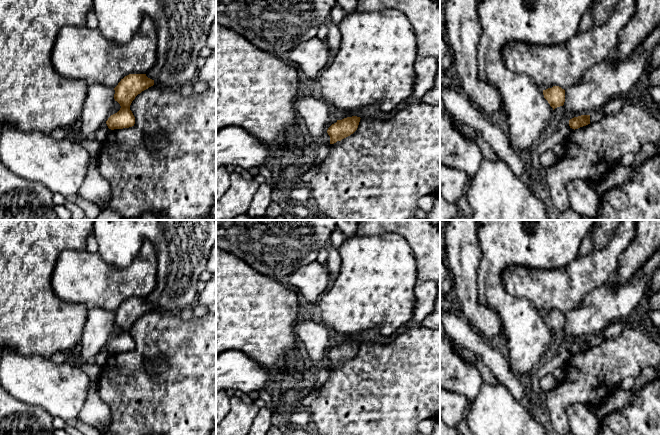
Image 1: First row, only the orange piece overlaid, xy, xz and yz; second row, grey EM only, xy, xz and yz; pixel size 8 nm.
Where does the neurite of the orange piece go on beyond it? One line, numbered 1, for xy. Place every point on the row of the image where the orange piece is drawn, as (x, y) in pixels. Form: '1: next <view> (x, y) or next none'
1: next none

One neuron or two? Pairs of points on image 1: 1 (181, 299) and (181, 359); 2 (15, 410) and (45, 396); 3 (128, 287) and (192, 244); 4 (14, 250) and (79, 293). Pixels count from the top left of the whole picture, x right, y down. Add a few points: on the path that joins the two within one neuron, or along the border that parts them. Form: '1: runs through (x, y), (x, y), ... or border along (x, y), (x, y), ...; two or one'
1: border along (155, 308), (178, 314); two
2: border along (10, 393), (24, 402), (42, 407), (49, 414); two
3: border along (153, 245), (157, 260), (157, 284), (151, 291); two
4: border along (60, 253), (51, 277), (51, 289), (58, 298); two

